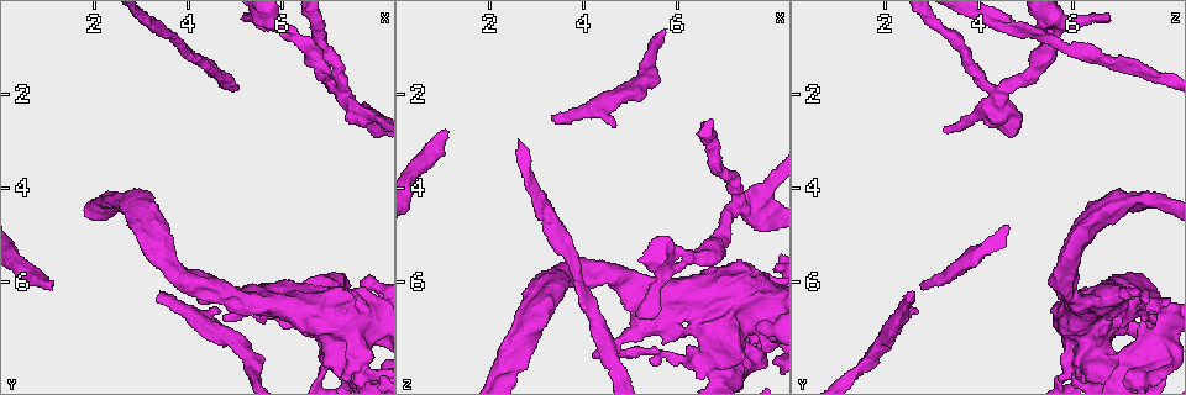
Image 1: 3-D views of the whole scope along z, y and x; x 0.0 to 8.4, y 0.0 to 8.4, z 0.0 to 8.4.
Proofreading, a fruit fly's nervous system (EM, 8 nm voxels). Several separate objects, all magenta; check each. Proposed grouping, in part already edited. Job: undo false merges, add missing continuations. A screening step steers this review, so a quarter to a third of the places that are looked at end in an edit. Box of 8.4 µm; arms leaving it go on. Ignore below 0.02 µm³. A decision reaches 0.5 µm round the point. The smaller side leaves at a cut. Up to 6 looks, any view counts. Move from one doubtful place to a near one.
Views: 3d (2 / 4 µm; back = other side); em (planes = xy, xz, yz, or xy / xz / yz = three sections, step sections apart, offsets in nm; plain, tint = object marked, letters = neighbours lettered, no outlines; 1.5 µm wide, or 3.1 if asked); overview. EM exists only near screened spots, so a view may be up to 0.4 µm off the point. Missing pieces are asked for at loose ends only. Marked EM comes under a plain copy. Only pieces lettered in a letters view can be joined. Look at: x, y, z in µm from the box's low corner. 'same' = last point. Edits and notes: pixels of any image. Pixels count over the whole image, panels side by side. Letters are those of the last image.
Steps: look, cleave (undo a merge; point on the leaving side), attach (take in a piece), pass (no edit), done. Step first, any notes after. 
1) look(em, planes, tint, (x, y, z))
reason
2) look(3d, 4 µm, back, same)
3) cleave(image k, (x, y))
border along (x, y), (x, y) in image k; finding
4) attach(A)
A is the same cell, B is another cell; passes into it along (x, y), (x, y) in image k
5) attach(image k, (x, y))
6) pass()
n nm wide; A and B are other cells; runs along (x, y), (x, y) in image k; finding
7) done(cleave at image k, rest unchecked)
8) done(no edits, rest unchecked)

look(em, yz, step 4, tint, (7.30, 2.10, 4.45))
calibre changes

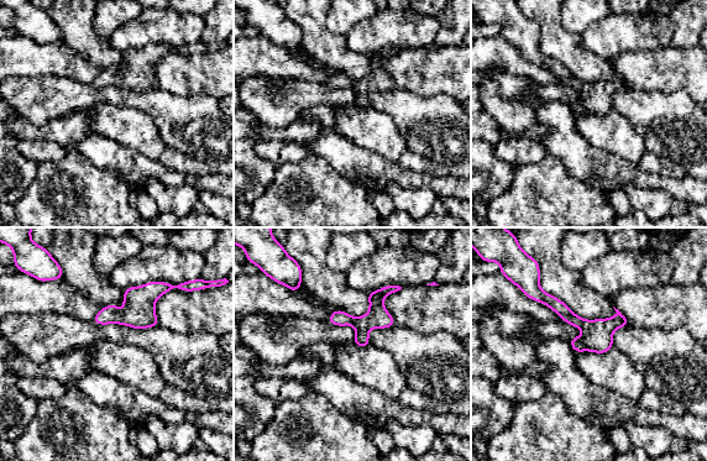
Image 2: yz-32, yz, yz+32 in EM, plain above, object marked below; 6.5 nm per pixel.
look(em, yz, step 4, letters, same)

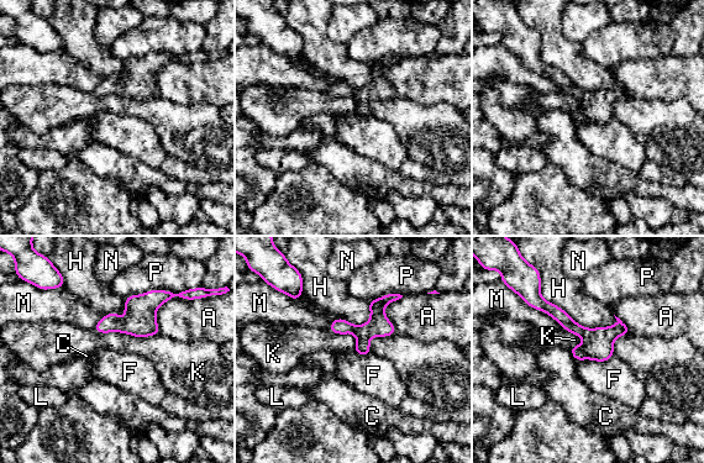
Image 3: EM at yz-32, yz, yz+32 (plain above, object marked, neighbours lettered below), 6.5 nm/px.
cleave(image 3, (556, 312))
200 nm wide; A, C, F, H, K, L, M, N and P are other cells; two neurons meet here

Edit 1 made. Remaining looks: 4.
look(3d, 2 µm, (1.05, 6.15, 2.80))
branch stops here

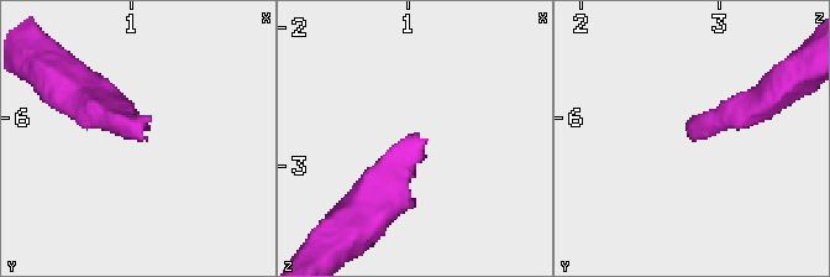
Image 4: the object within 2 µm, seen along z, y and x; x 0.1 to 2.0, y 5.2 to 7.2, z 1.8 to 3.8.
look(em, planes, letters, (1.08, 6.18, 2.82))
need the tissue

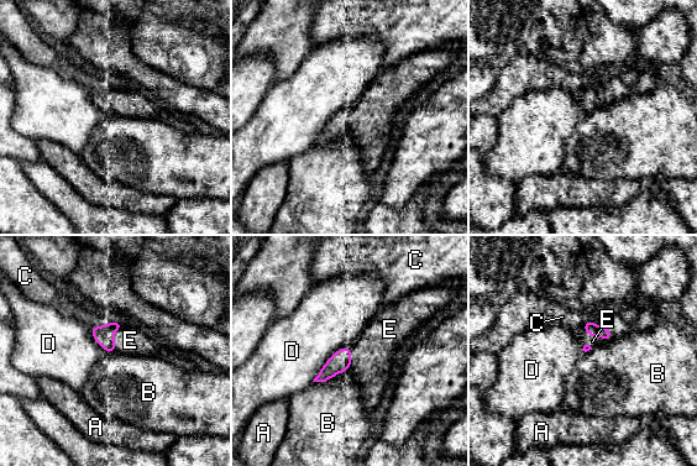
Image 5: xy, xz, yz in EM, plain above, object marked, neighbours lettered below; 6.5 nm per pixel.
attach(E)
E is the same cell, A, B, C and D are other cells; the neuron continues

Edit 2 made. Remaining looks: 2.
look(em, xy, step 8, tint, (3.55, 6.25, 2.55))
free end

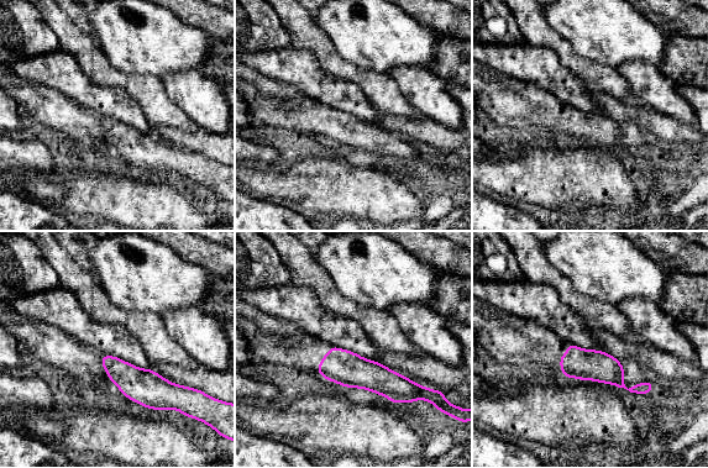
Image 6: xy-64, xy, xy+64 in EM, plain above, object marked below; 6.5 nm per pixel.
look(em, planes, letters, same)
another direction

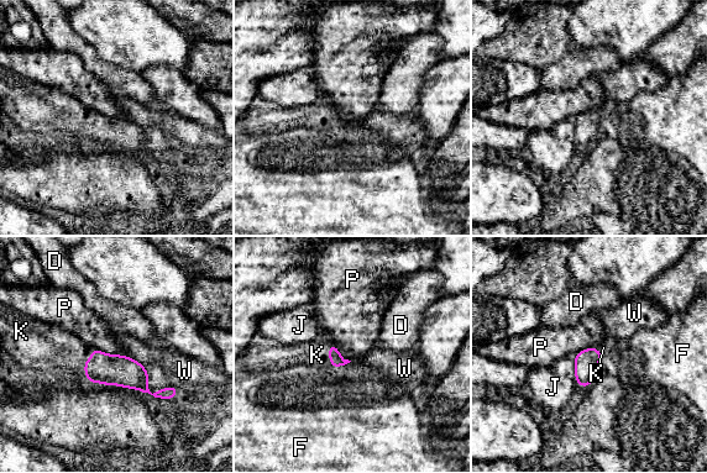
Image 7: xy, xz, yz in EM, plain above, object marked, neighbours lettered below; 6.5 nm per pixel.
attach(K)
K is the same cell, D, F, J, P and W are other cells; the neuron continues

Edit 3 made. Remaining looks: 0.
done(cleave at image 3, attach at image 5, attach at image 7, rest unchecked)

